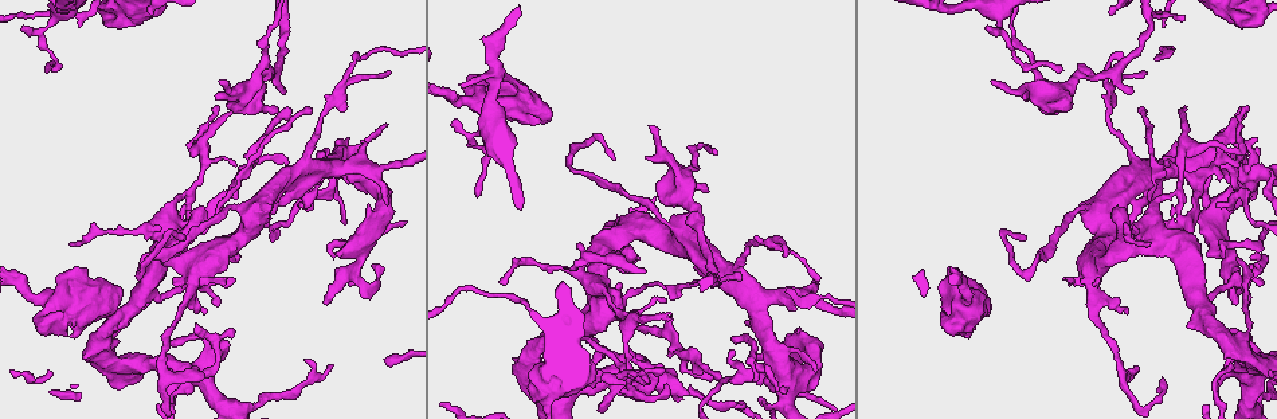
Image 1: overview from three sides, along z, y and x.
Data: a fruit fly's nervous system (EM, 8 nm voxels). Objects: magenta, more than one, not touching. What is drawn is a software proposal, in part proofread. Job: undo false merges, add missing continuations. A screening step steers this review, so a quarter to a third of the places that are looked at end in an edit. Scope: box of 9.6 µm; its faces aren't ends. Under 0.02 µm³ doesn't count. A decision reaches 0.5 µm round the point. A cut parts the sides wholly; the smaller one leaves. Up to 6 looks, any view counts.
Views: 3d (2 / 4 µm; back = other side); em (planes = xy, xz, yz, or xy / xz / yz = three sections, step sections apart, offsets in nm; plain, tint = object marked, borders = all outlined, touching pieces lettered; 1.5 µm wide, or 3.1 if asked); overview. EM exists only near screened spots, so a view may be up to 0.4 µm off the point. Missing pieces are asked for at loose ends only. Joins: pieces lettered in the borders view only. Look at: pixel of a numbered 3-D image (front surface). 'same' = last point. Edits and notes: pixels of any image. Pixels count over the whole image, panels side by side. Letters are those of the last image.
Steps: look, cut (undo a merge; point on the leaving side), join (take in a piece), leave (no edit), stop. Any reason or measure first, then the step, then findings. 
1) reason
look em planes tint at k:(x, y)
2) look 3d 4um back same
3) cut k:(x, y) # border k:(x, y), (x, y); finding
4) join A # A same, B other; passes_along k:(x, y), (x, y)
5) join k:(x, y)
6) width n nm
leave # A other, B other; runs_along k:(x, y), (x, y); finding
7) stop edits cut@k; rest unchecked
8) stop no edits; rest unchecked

sharp bend
look em planes borders at 1:(1028, 272)

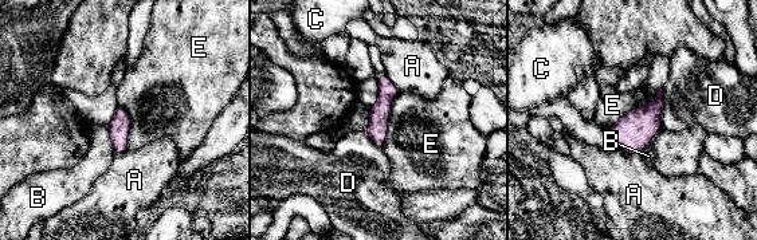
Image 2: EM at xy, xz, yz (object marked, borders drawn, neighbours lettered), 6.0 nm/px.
longest_contact E 360 nm
leave # A other, B other, C other, D other, E other; border 2:(399, 91), (381, 148); one neuron here

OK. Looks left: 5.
sudden change in width
look 3d 4um at 1:(1248, 332)

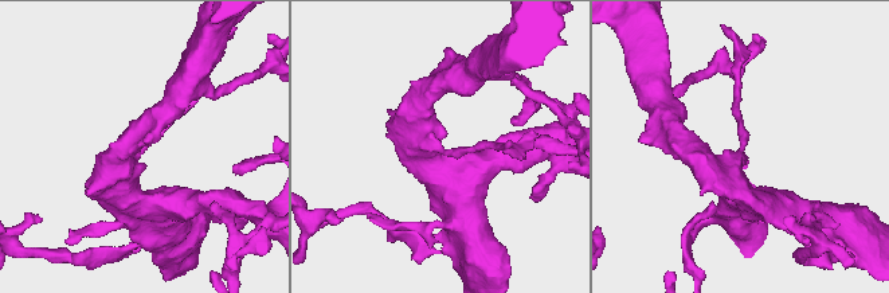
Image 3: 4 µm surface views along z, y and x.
look em xz step 8 tint at 3:(449, 149)

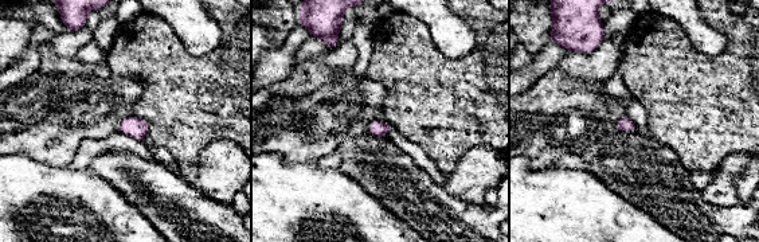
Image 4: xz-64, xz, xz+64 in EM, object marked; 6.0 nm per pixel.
look em xy step 8 borders same

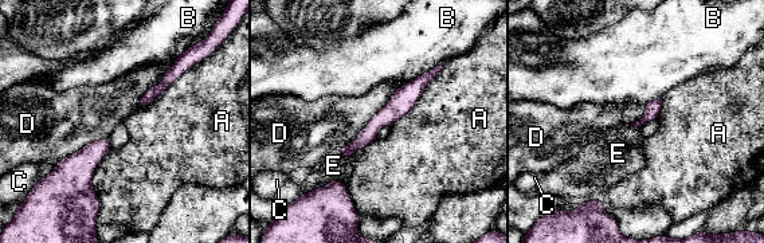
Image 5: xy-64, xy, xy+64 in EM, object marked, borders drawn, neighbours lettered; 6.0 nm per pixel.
leave # A other, B other, C other, D other, E other; border 5:(398, 89), (351, 141), (336, 148); continuous, no second neuron

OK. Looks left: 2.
tapers out
look em planes borders at 1:(203, 375)

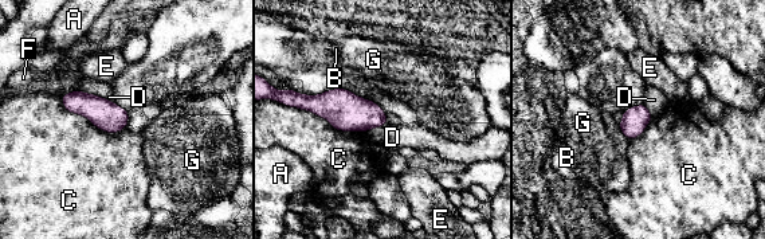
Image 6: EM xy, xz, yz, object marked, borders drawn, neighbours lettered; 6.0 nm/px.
leave # A other, B other, C other, D other, E other, F other, G other; border 6:(387, 122), (367, 132); none of them fits

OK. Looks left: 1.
stop no edits; rest unchecked

